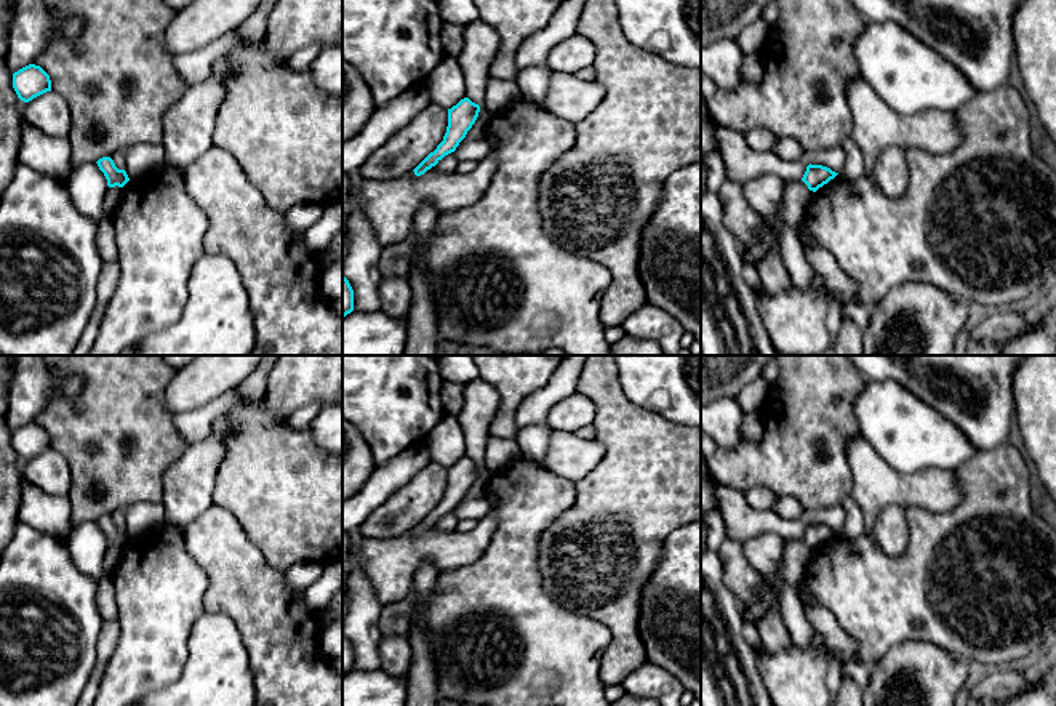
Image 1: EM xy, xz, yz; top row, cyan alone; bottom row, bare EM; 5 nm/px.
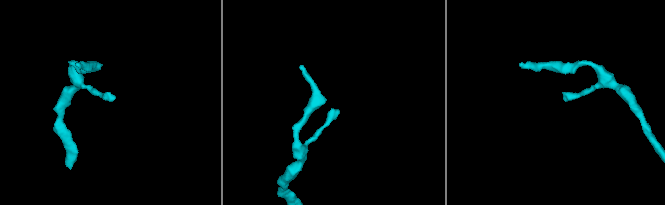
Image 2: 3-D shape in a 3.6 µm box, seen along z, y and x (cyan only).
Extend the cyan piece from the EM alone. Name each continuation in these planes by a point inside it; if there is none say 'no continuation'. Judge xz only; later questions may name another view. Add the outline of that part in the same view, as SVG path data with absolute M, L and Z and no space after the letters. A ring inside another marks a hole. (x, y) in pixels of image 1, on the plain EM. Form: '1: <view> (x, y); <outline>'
no continuation

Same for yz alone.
no continuation

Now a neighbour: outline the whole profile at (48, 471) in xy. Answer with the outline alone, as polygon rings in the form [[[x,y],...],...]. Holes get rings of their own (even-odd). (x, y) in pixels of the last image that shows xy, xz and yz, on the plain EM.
[[[53,448],[26,461],[21,475],[46,495],[67,496],[70,490],[69,463]]]

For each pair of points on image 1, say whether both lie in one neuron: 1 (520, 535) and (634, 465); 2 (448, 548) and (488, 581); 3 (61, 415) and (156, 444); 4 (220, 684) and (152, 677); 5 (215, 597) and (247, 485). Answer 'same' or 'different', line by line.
1: different
2: different
3: same
4: different
5: different

